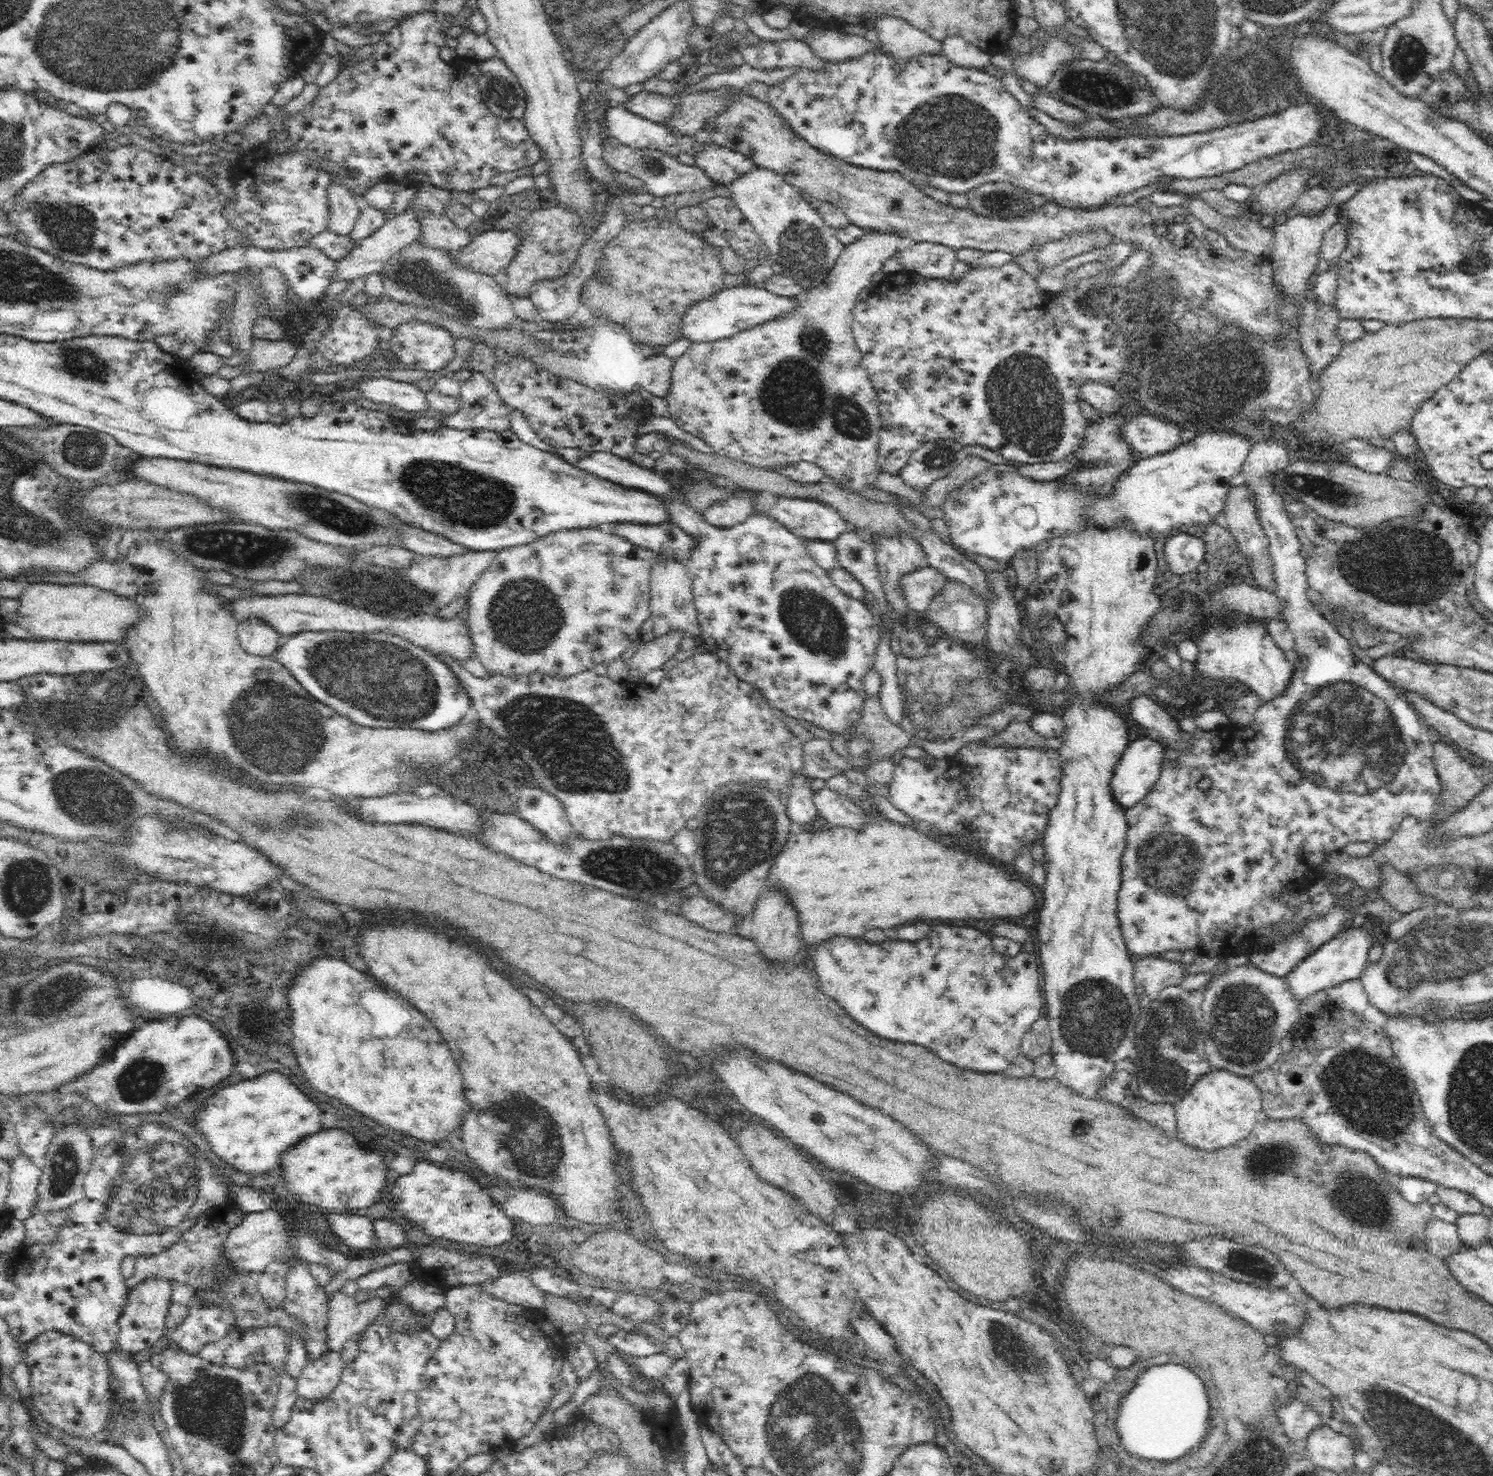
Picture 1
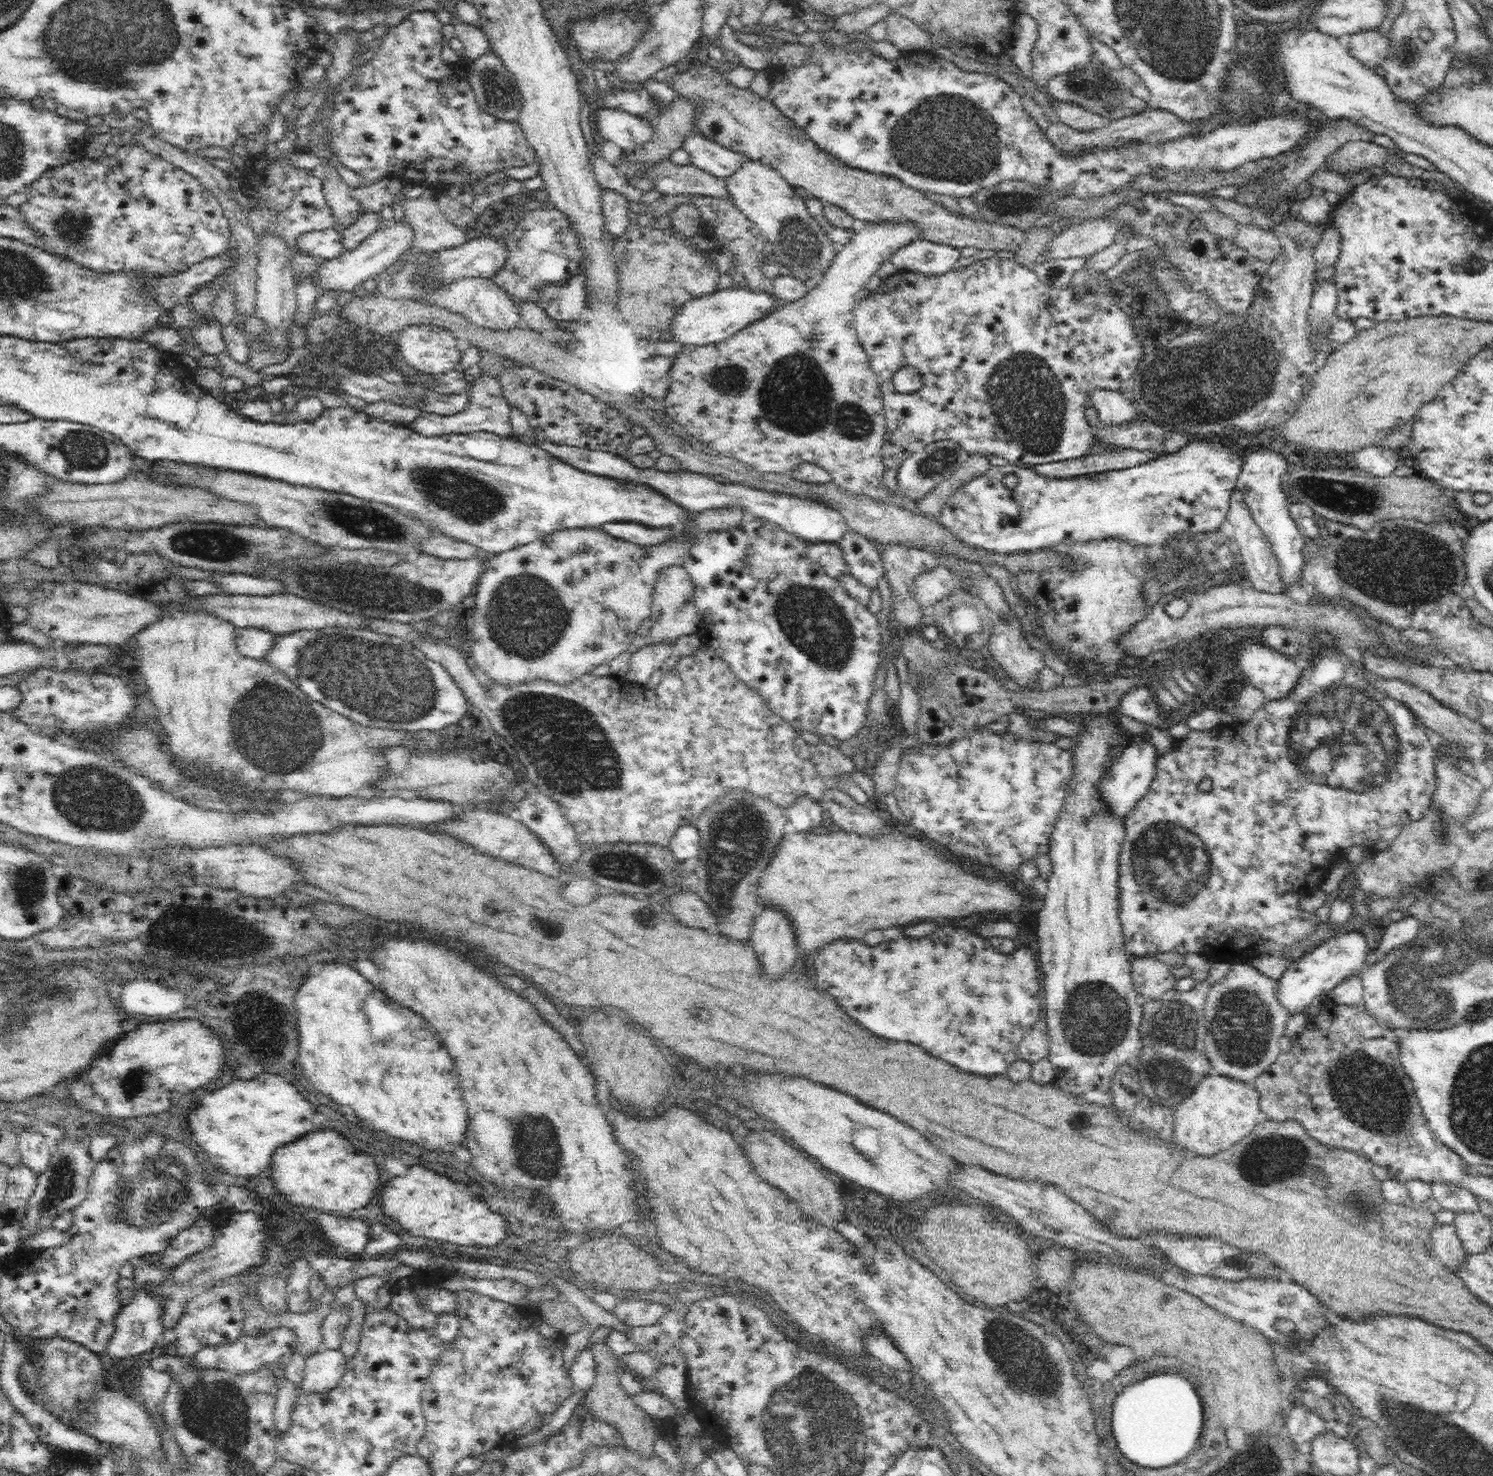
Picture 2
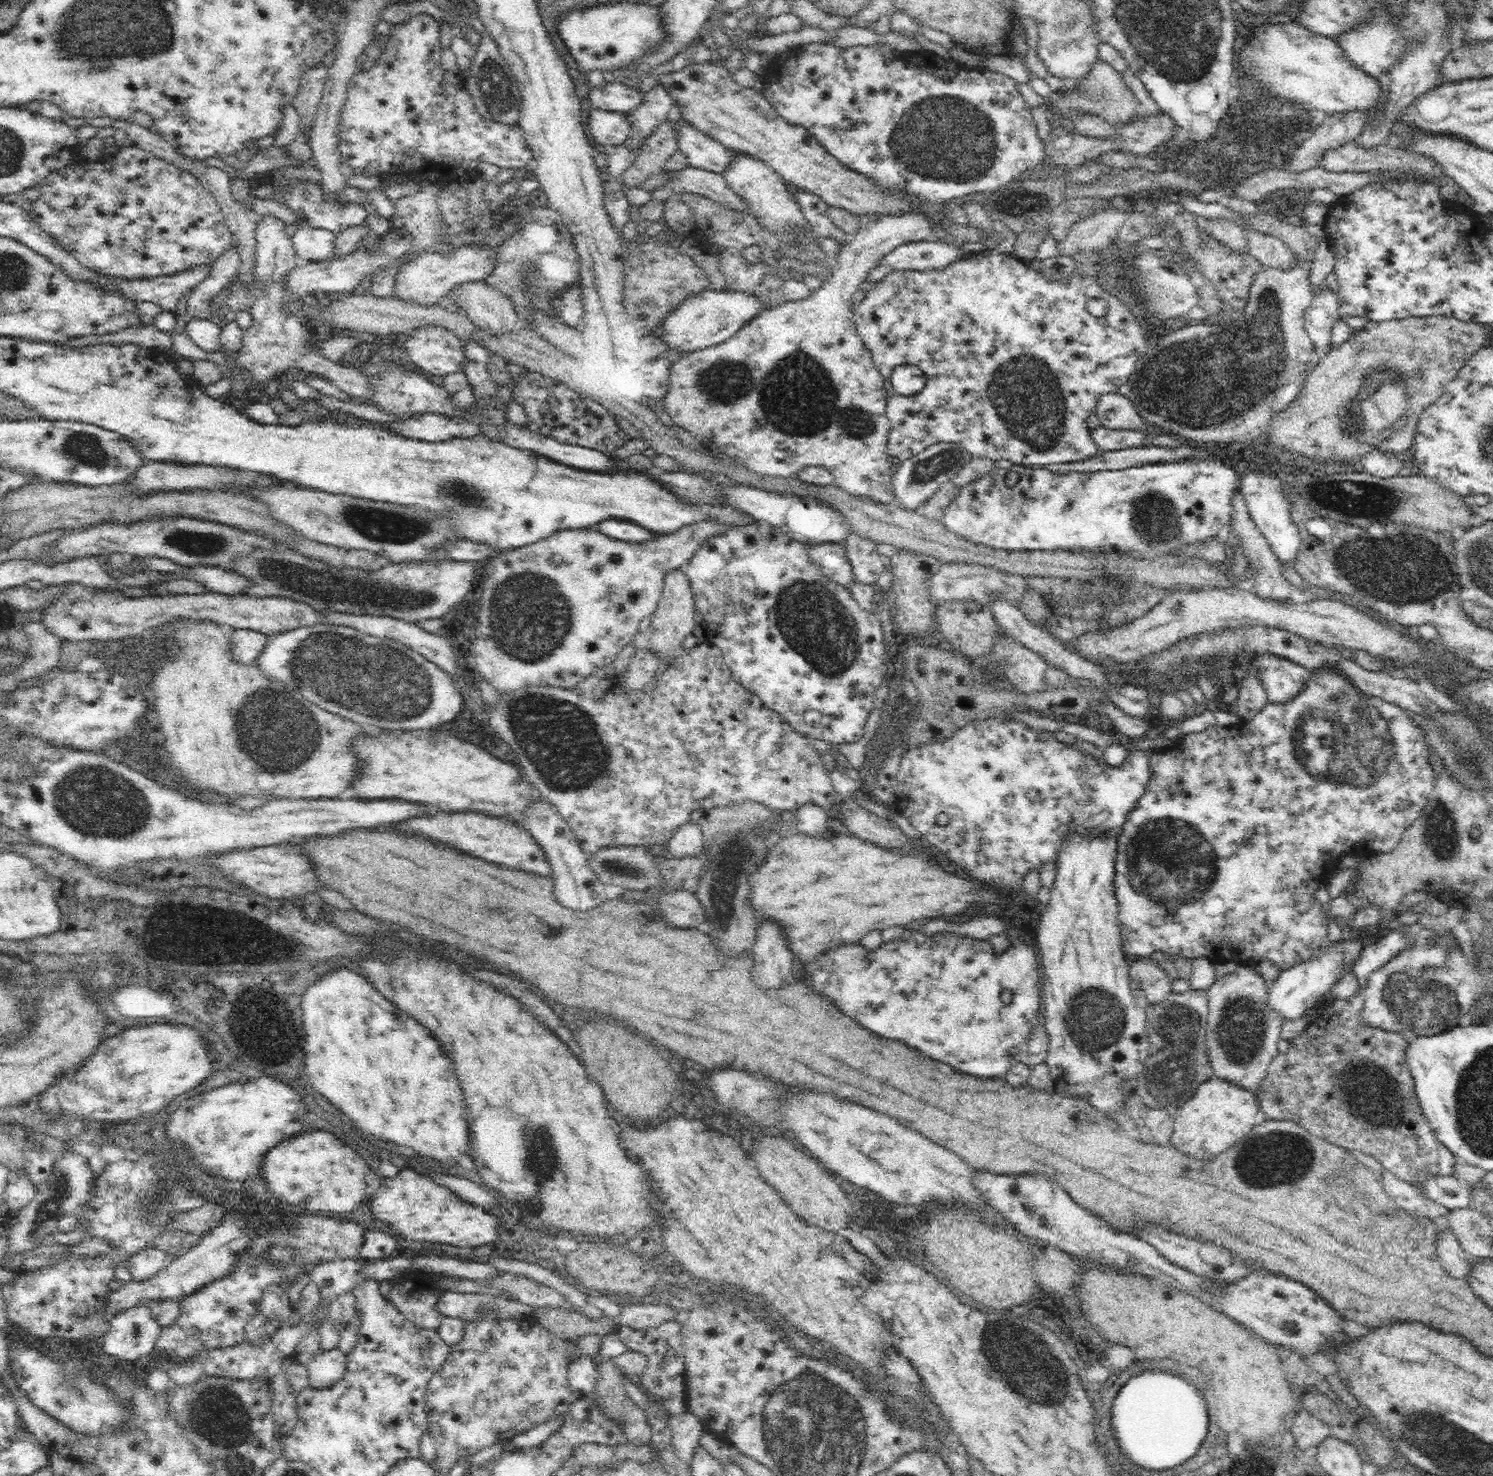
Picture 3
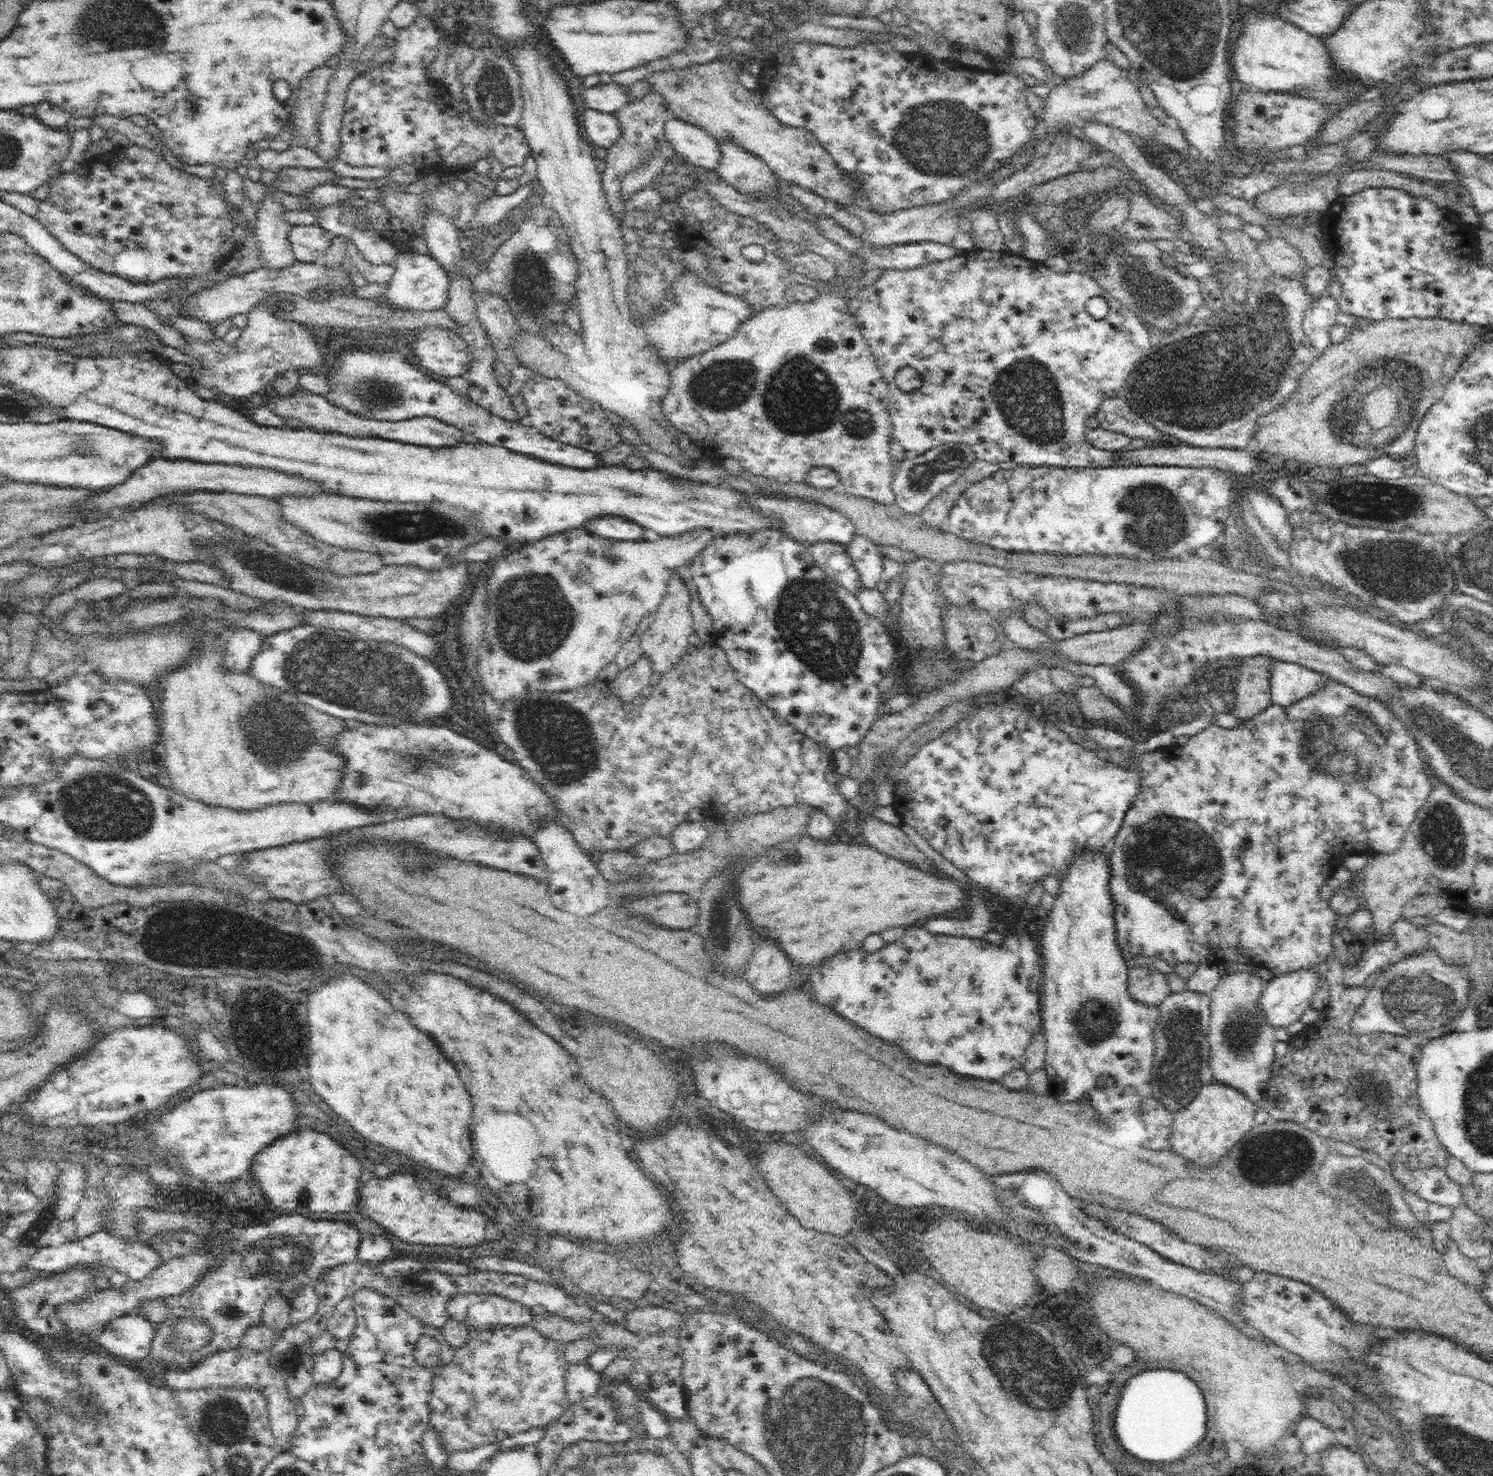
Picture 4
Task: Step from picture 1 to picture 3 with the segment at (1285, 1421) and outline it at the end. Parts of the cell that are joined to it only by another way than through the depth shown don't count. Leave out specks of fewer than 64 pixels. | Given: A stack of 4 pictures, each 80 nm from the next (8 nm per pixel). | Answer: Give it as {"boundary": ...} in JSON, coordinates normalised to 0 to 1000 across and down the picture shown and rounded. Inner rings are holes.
{"boundary":[[[873,953],[865,961],[863,966],[868,976],[868,982],[872,984],[876,981],[883,981],[891,973],[890,965],[880,960]]]}

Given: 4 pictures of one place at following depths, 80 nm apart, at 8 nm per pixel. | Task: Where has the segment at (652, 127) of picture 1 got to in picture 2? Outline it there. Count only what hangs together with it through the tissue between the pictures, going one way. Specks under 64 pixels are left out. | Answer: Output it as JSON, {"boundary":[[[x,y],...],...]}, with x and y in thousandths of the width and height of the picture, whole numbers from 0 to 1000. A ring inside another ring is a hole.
{"boundary":[[[403,73],[399,76],[398,85],[399,85],[401,96],[413,97],[420,103],[433,96],[437,88],[426,78],[406,73]]]}

